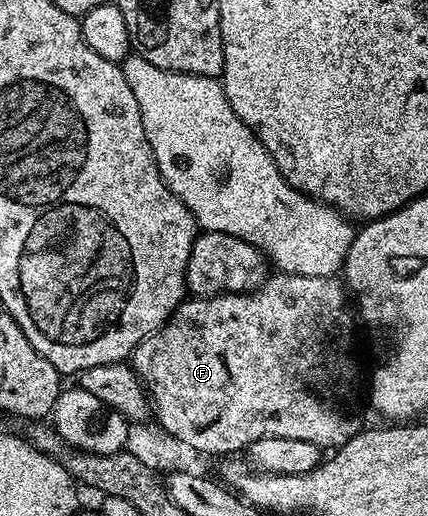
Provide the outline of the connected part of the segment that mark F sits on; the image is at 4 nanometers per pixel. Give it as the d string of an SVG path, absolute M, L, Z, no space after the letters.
M288 272L271 274L251 292L224 292L222 296L184 299L159 331L145 337L138 344L129 357L129 363L149 393L158 427L208 457L223 458L228 454L242 453L253 440L261 438L301 438L301 442L313 442L318 448L334 450L352 440L361 430L359 412L355 409L354 398L351 397L355 392L355 379L359 376L359 364L355 361L355 324L357 328L357 316L342 279L335 276L309 278L305 274Z

